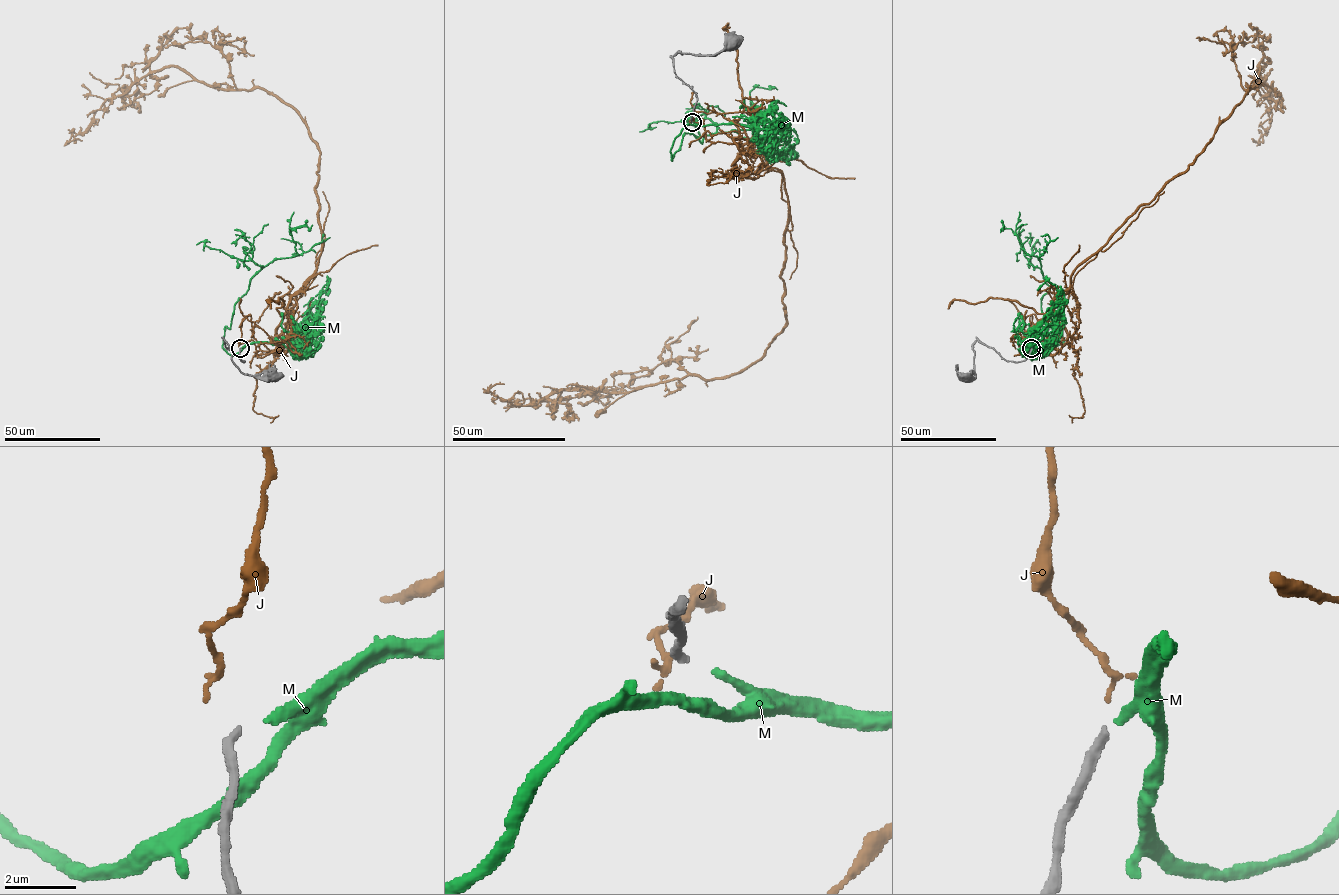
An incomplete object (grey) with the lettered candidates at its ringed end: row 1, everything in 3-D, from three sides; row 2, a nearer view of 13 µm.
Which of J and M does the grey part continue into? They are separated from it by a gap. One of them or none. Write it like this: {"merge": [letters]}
{"merge": ["M"]}

